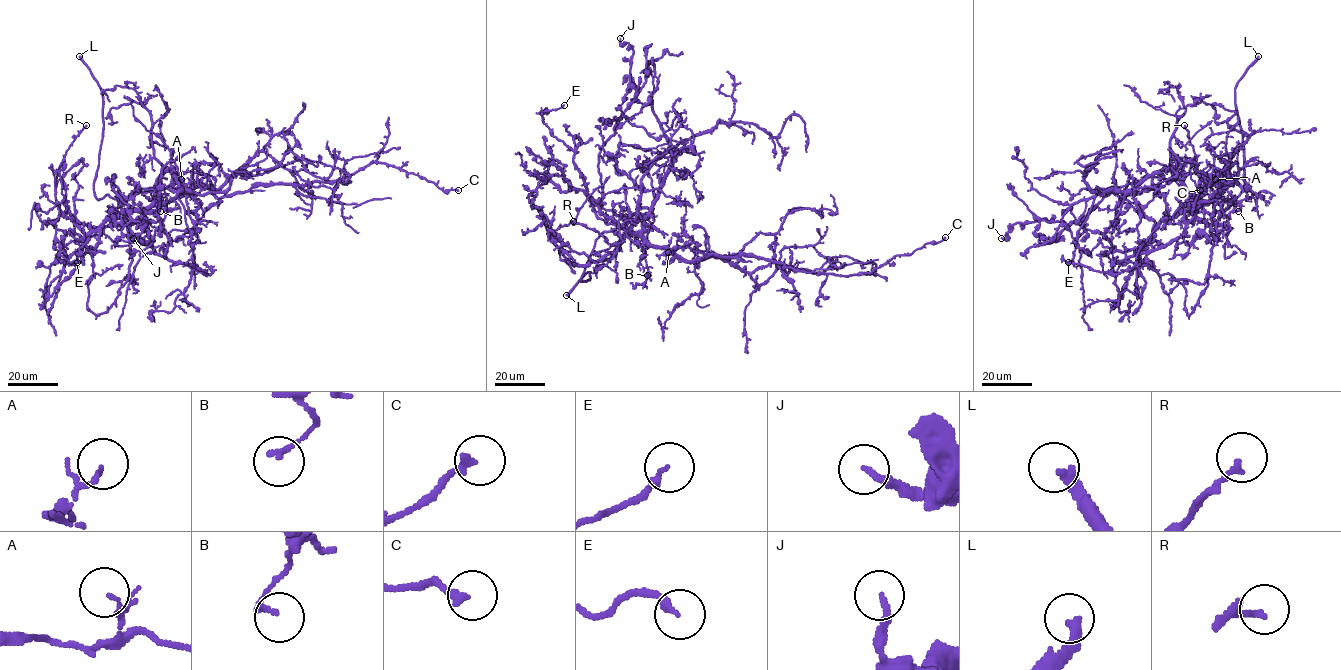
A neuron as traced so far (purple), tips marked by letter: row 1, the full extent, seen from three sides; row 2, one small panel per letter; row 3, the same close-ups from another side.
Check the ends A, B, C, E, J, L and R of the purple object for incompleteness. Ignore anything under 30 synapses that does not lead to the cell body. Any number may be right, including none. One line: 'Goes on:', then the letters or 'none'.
Goes on: L

